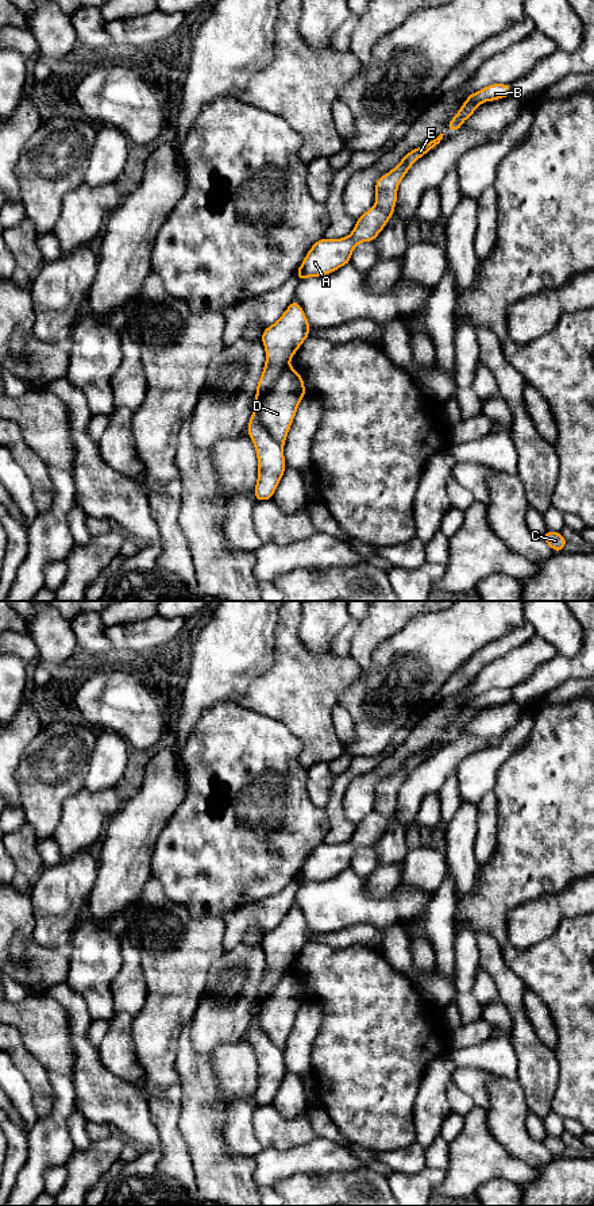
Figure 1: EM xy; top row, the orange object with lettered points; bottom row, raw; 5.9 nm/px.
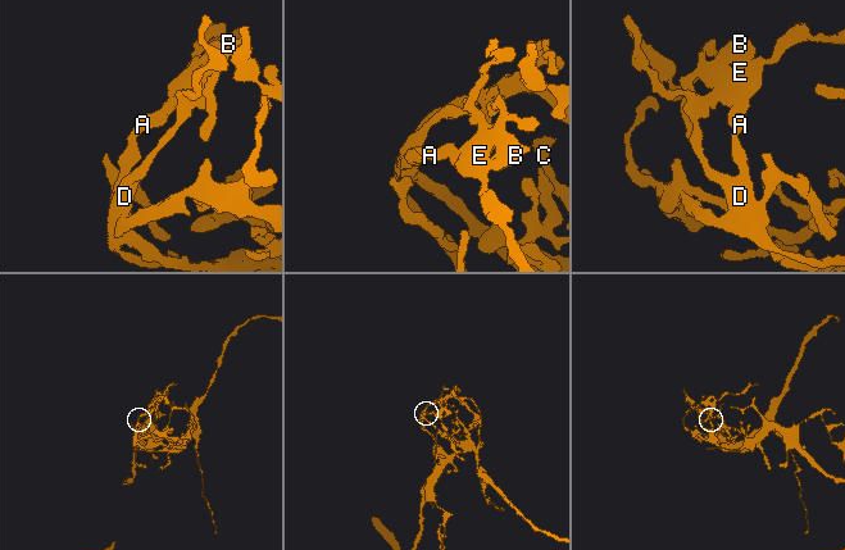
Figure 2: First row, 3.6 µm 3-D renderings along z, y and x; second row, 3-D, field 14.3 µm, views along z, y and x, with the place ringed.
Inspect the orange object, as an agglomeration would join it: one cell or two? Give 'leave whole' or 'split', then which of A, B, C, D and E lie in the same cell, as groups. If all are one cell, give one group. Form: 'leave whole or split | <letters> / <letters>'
split | A / B C D E

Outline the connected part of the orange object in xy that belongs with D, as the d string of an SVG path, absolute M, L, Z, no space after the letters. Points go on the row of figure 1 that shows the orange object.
M288 366L278 377L275 386L258 402L258 421L281 446L286 442L288 432L305 393L302 377L294 367Z

